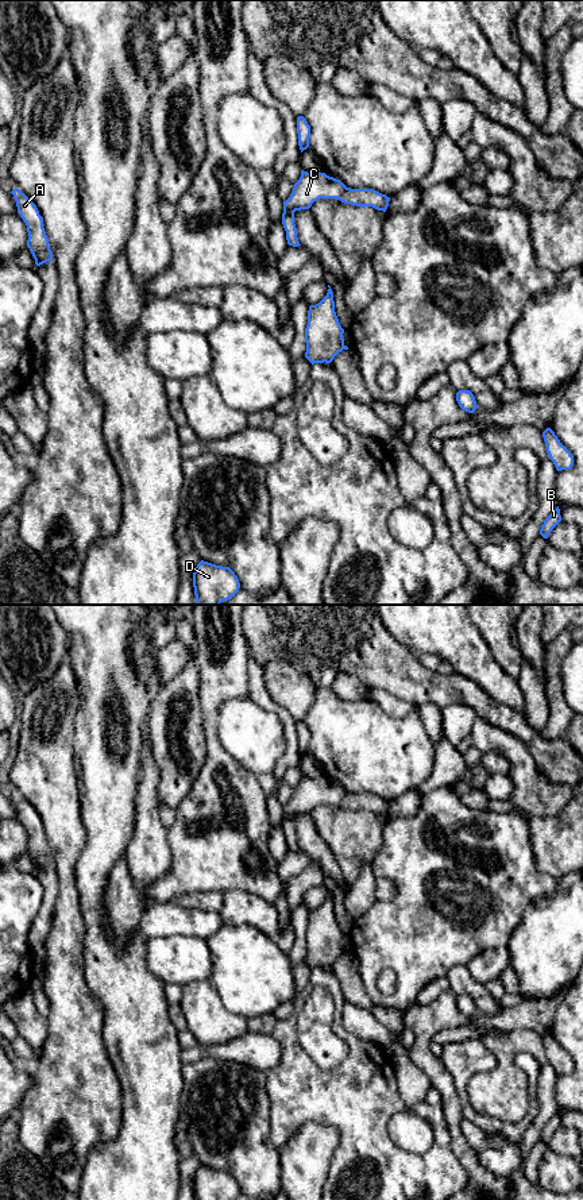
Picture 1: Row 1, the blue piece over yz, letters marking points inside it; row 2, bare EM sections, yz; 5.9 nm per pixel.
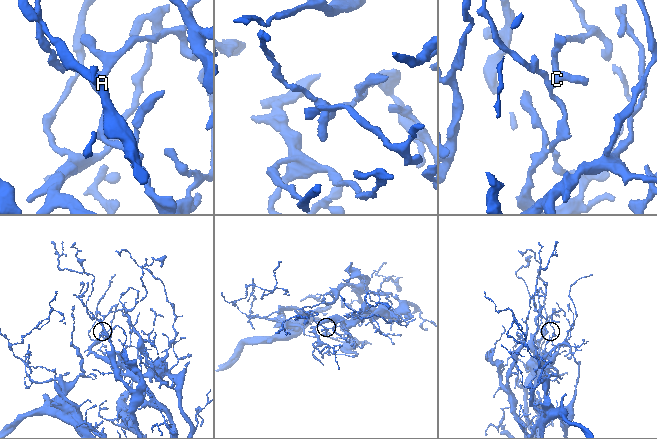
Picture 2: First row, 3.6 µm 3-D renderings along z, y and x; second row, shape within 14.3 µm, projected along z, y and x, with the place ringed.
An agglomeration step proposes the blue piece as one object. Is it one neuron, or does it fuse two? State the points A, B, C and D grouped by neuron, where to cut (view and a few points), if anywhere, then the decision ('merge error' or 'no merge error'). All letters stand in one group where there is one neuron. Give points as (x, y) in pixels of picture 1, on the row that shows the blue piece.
groups A B C D; cut none; no merge error

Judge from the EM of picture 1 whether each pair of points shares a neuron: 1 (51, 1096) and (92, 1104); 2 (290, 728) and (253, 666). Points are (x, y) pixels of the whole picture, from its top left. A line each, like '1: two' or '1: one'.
1: one
2: one

